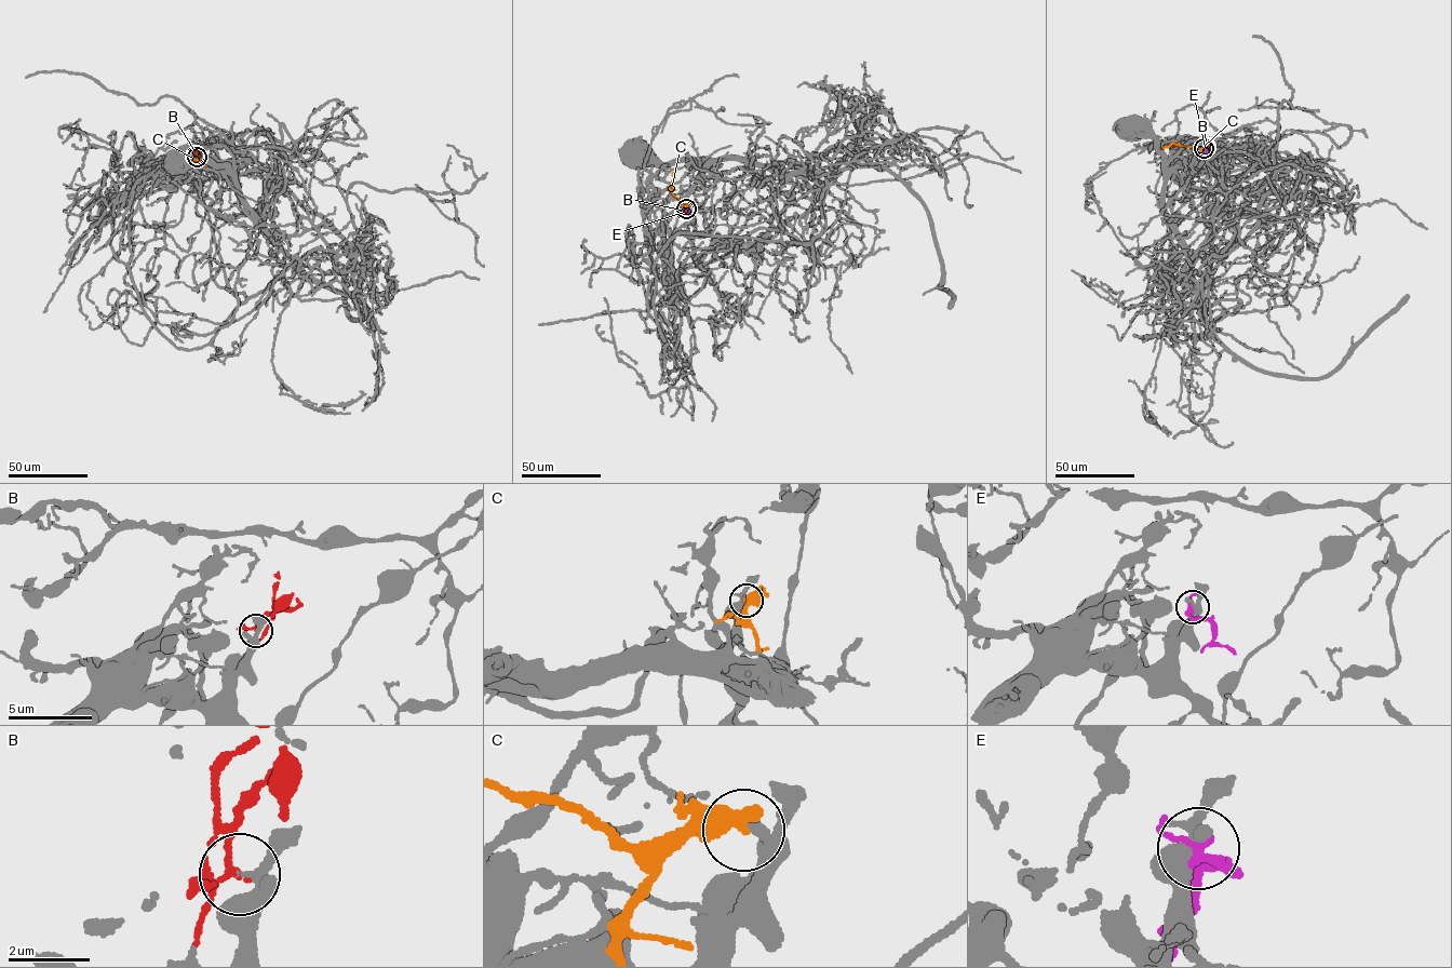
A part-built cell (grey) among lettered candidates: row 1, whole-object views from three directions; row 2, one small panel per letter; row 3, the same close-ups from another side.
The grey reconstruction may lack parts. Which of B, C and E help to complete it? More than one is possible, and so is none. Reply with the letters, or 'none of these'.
B

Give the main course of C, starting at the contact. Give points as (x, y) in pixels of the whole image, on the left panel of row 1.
C: (197, 157), (191, 162), (198, 159), (205, 165)

